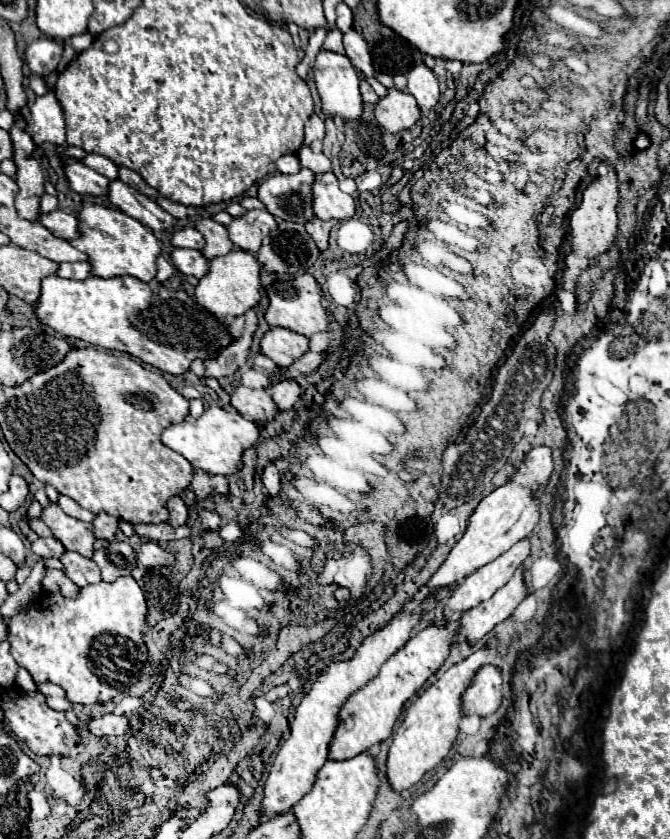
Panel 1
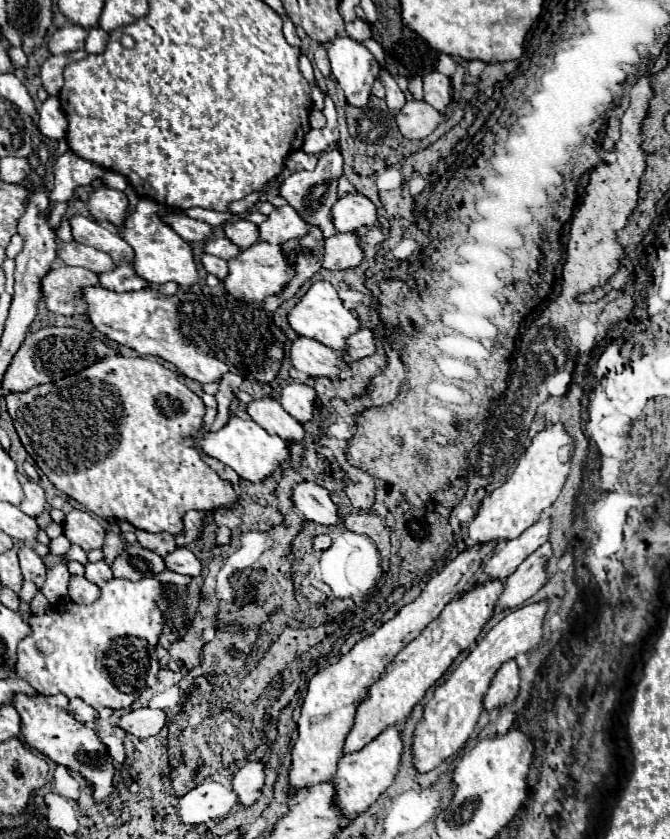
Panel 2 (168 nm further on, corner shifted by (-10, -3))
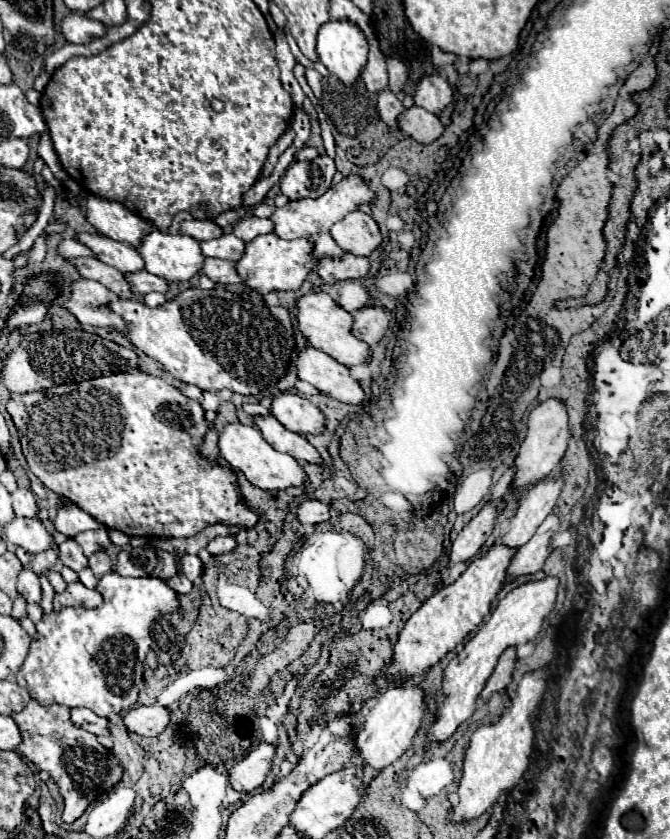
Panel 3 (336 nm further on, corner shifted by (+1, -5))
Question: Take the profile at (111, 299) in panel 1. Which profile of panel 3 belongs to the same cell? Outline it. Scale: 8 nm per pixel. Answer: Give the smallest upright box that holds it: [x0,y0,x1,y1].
[115,287,295,395]

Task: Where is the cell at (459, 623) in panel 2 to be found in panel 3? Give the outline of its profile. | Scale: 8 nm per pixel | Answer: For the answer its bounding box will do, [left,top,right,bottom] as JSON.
[387,543,517,681]

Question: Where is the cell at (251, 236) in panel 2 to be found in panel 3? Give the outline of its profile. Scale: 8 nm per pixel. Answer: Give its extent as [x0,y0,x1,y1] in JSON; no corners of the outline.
[233,215,273,243]

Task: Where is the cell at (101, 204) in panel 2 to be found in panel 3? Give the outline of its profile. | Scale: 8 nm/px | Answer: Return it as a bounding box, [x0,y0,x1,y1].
[85,195,153,247]

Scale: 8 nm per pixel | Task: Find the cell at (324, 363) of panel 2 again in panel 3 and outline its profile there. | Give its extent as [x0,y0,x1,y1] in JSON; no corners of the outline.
[297,347,365,405]

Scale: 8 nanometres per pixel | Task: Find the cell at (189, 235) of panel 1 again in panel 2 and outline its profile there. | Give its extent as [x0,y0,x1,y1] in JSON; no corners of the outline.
[204,237,238,259]

